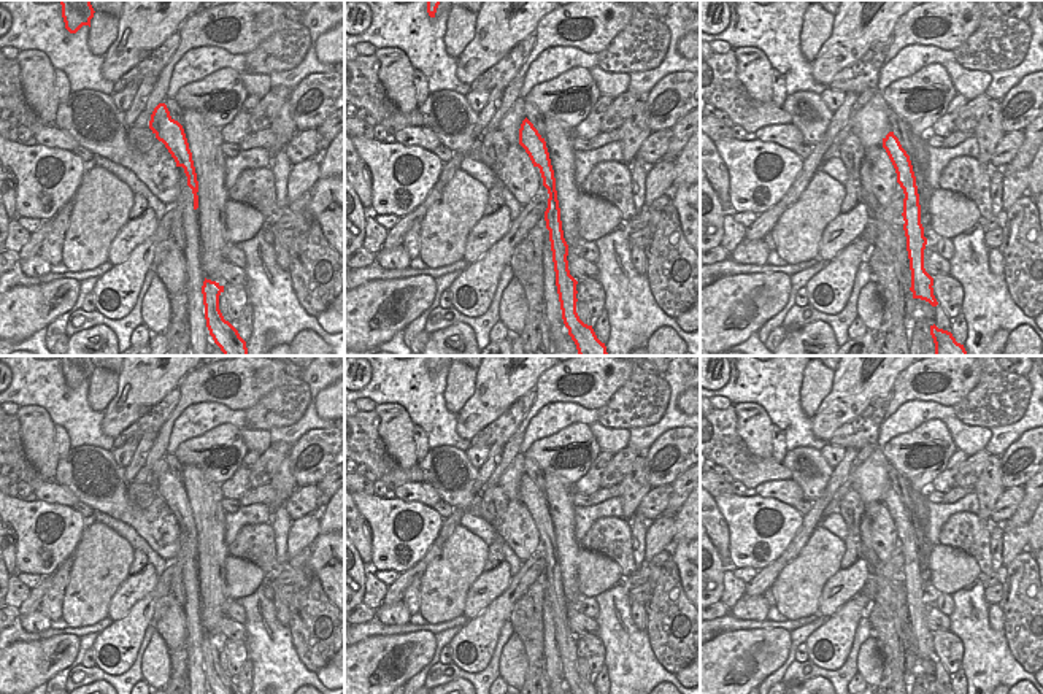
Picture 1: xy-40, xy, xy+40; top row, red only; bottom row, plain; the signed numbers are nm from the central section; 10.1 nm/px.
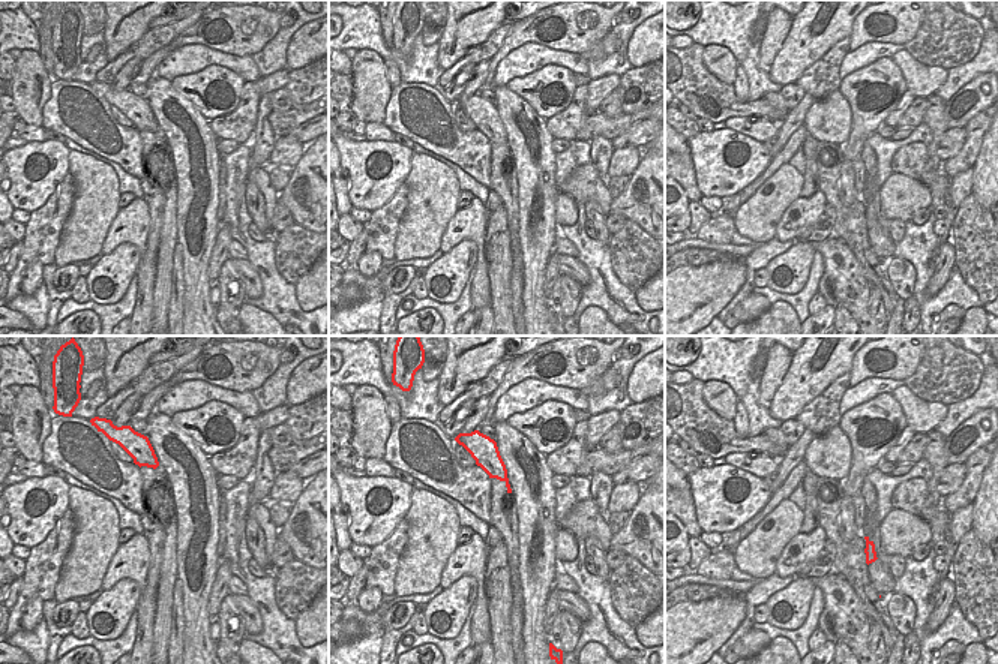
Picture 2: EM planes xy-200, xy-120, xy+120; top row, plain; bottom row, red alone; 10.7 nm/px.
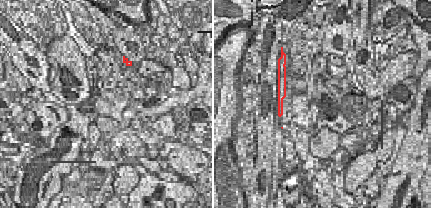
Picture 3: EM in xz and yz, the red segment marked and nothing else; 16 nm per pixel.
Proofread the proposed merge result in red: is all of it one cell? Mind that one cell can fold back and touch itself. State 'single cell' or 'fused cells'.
single cell

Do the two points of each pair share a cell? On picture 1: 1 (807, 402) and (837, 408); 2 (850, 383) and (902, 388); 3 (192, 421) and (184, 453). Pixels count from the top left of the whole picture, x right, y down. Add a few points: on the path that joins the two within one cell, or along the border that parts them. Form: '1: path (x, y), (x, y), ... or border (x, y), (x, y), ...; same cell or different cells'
1: border (834, 372), (831, 393), (812, 420); different cells
2: border (900, 372), (891, 389); different cells
3: border (223, 424), (186, 439), (173, 453); different cells

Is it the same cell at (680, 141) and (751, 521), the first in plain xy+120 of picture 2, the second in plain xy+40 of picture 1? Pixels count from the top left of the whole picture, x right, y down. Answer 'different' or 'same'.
different

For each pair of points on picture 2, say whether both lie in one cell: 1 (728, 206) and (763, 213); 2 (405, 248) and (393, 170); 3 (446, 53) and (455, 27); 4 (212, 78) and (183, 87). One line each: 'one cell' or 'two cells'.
1: two cells
2: two cells
3: one cell
4: one cell

